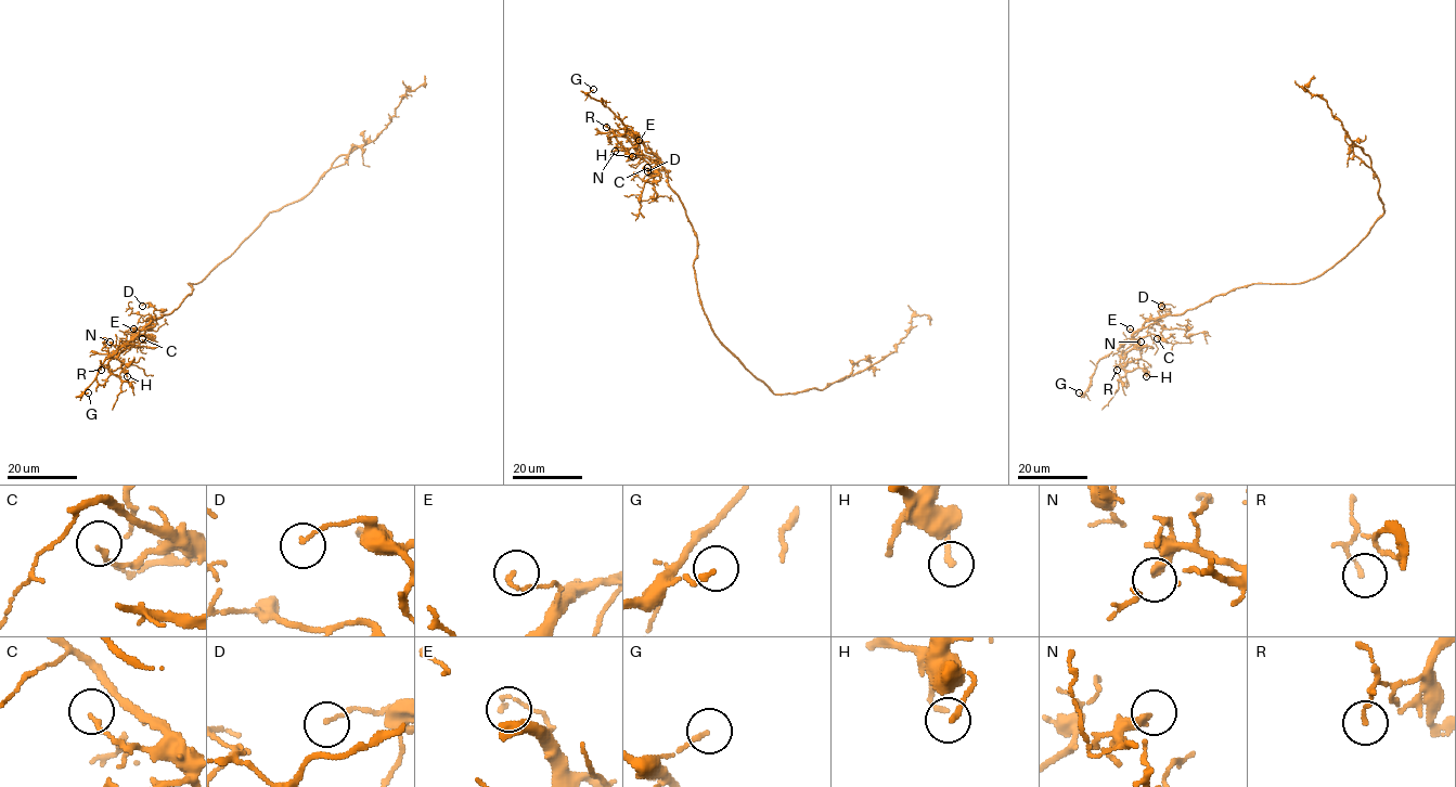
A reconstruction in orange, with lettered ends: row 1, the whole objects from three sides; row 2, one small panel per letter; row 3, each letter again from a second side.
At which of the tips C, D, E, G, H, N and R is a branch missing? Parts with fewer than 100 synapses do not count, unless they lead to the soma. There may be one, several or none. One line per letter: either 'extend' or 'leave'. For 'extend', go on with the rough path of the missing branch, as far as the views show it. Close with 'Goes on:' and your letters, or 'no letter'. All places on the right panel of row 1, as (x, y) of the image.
C: leave
D: leave
E: leave
G: leave
H: leave
N: leave
R: leave
Goes on: no letter

